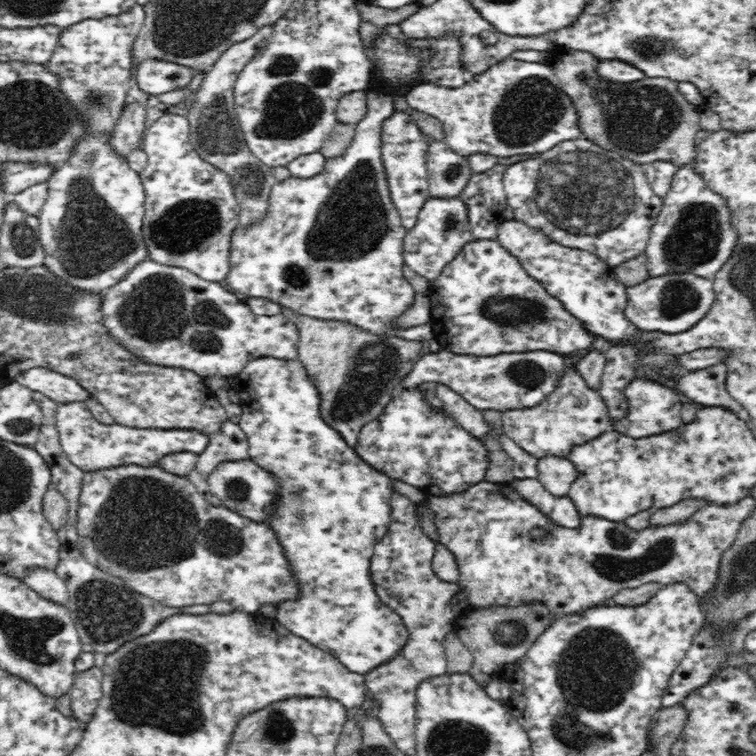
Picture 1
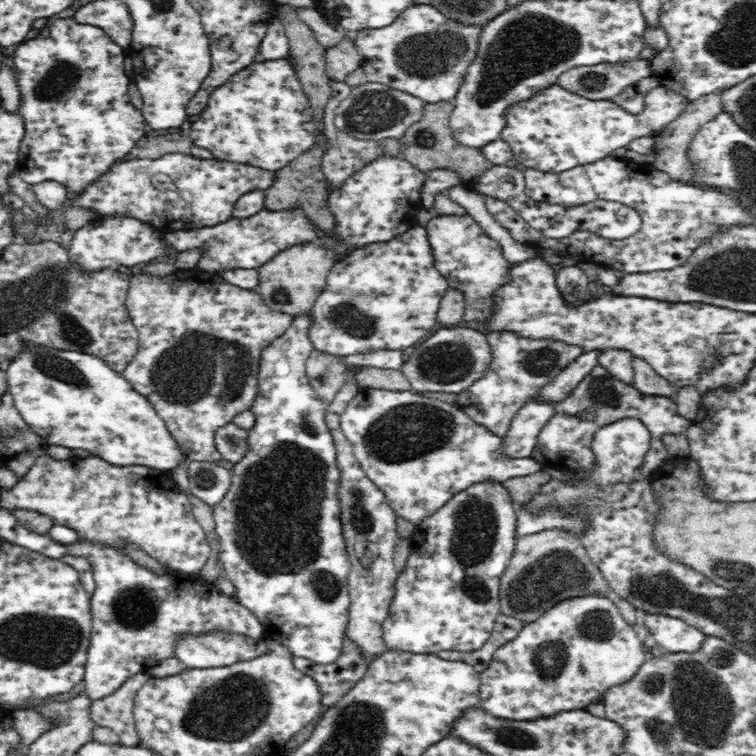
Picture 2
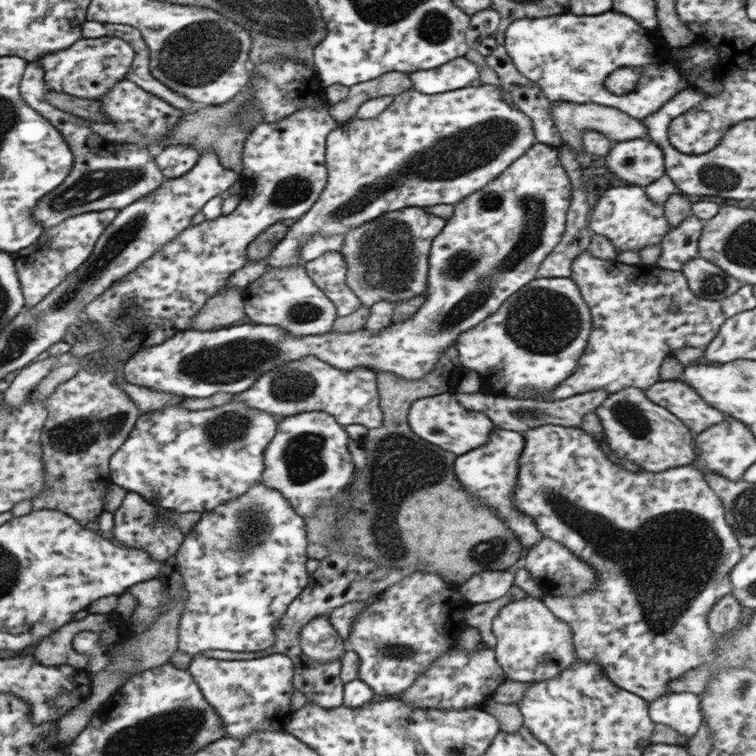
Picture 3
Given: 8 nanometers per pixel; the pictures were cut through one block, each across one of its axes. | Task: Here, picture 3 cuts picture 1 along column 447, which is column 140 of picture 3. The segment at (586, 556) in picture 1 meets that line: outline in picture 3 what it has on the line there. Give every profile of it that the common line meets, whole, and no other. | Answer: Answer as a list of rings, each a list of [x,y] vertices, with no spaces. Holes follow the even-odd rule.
[[[126,491],[121,505],[112,513],[113,538],[127,548],[147,551],[151,555],[151,559],[155,561],[167,560],[179,548],[184,539],[184,534],[175,526],[173,521],[170,521],[169,524],[163,522],[158,516],[158,510],[159,508],[149,505],[139,494]]]

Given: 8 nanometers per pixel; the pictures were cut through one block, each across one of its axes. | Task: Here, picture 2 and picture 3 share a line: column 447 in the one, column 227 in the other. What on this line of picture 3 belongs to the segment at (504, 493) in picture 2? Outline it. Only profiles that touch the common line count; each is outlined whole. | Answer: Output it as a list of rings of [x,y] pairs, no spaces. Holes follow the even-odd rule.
[[[257,482],[247,491],[243,492],[237,499],[230,499],[228,502],[217,506],[213,511],[201,513],[201,517],[195,523],[195,526],[184,535],[183,541],[181,541],[179,548],[174,554],[175,562],[177,562],[177,573],[182,577],[182,583],[185,589],[187,589],[187,593],[189,593],[189,598],[187,598],[187,602],[185,602],[185,606],[183,606],[183,612],[181,612],[177,624],[178,651],[189,655],[201,653],[203,650],[257,652],[257,650],[265,650],[271,646],[275,624],[277,624],[284,615],[287,604],[305,588],[309,576],[306,570],[306,560],[308,556],[305,552],[307,544],[305,523],[303,523],[301,517],[293,512],[287,500],[284,500],[280,495],[275,488],[267,488],[265,484]]]

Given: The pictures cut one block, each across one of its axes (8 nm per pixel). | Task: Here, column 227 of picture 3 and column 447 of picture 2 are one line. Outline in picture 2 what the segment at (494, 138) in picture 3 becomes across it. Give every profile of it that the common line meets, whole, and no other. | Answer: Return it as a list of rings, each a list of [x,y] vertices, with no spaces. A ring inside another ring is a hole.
[[[414,224],[409,232],[392,240],[358,248],[336,261],[310,310],[312,326],[308,335],[314,348],[337,357],[368,349],[401,351],[412,347],[436,324],[443,294],[449,287],[434,262],[422,224]]]

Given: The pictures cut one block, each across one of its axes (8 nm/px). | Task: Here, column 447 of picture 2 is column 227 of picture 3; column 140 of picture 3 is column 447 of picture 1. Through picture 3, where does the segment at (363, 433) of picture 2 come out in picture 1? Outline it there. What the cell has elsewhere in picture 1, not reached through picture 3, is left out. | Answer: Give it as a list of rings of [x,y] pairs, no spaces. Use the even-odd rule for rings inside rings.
[[[418,387],[399,390],[398,394],[390,398],[378,418],[362,426],[356,453],[369,466],[386,474],[394,482],[401,481],[415,486],[421,497],[441,493],[444,496],[454,496],[454,493],[466,492],[471,486],[486,480],[486,474],[490,470],[490,454],[484,440],[462,428],[444,409],[433,408],[427,401],[427,393]]]

